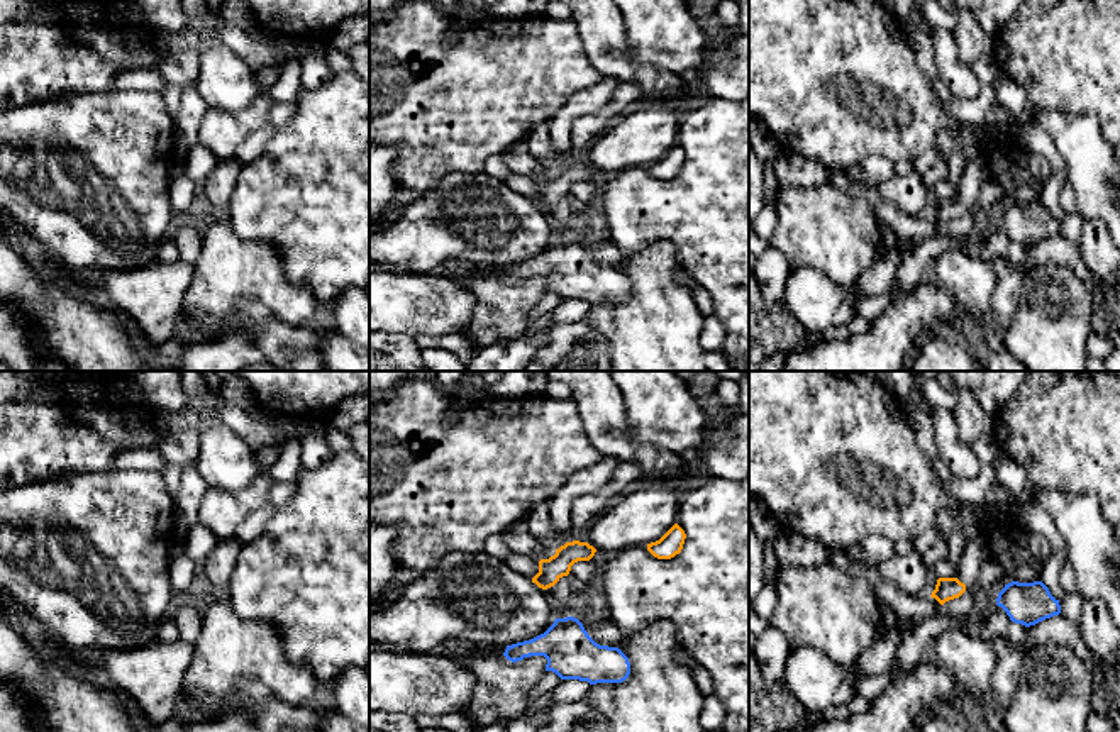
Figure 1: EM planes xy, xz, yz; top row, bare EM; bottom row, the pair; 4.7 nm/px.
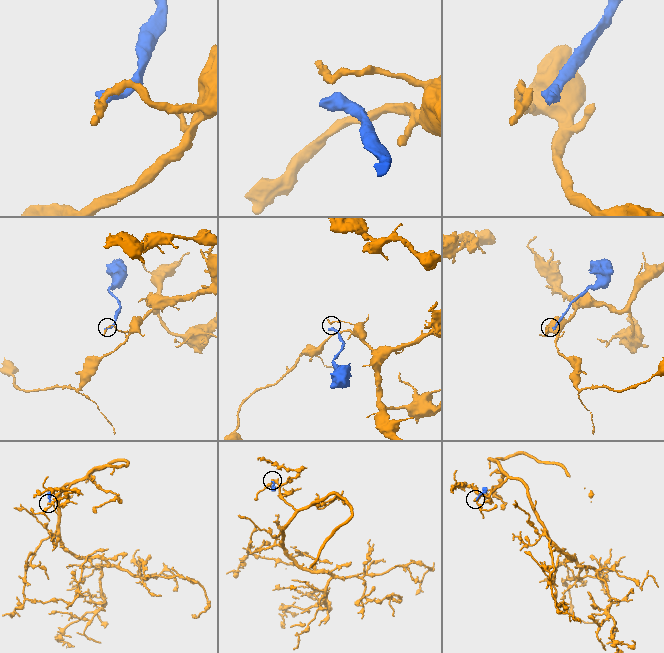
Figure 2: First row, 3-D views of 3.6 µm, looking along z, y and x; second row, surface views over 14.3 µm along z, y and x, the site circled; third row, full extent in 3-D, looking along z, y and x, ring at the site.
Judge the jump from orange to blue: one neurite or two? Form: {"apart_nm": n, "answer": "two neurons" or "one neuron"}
{"apart_nm": 150, "answer": "two neurons"}

